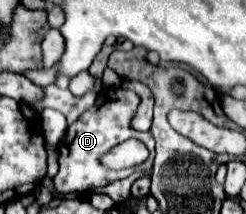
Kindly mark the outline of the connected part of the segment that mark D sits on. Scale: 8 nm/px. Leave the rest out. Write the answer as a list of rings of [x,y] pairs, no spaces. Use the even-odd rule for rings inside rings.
[[[104,87],[96,105],[86,109],[80,119],[68,127],[64,139],[58,143],[58,155],[60,155],[60,171],[58,175],[54,177],[54,185],[56,189],[66,195],[66,193],[86,193],[94,187],[106,187],[108,183],[116,181],[116,179],[124,179],[128,177],[134,169],[122,169],[122,171],[112,171],[108,167],[104,167],[100,163],[100,159],[112,149],[112,145],[118,145],[126,139],[138,139],[142,141],[148,149],[150,149],[150,157],[144,165],[140,165],[140,169],[150,169],[152,167],[152,161],[154,161],[154,137],[152,133],[142,133],[142,131],[136,131],[132,127],[132,119],[138,111],[138,105],[140,105],[140,97],[134,93],[134,91],[128,91],[128,89],[122,89],[122,87]]]

